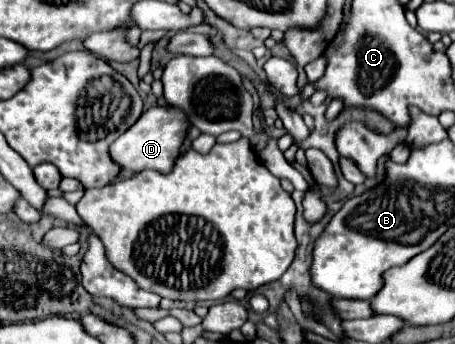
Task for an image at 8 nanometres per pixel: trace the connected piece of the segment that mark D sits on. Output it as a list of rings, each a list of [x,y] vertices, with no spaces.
[[[150,108],[146,110],[122,136],[118,136],[110,146],[110,158],[124,170],[142,172],[142,170],[156,170],[168,174],[180,154],[180,146],[188,128],[188,120],[178,108]]]

